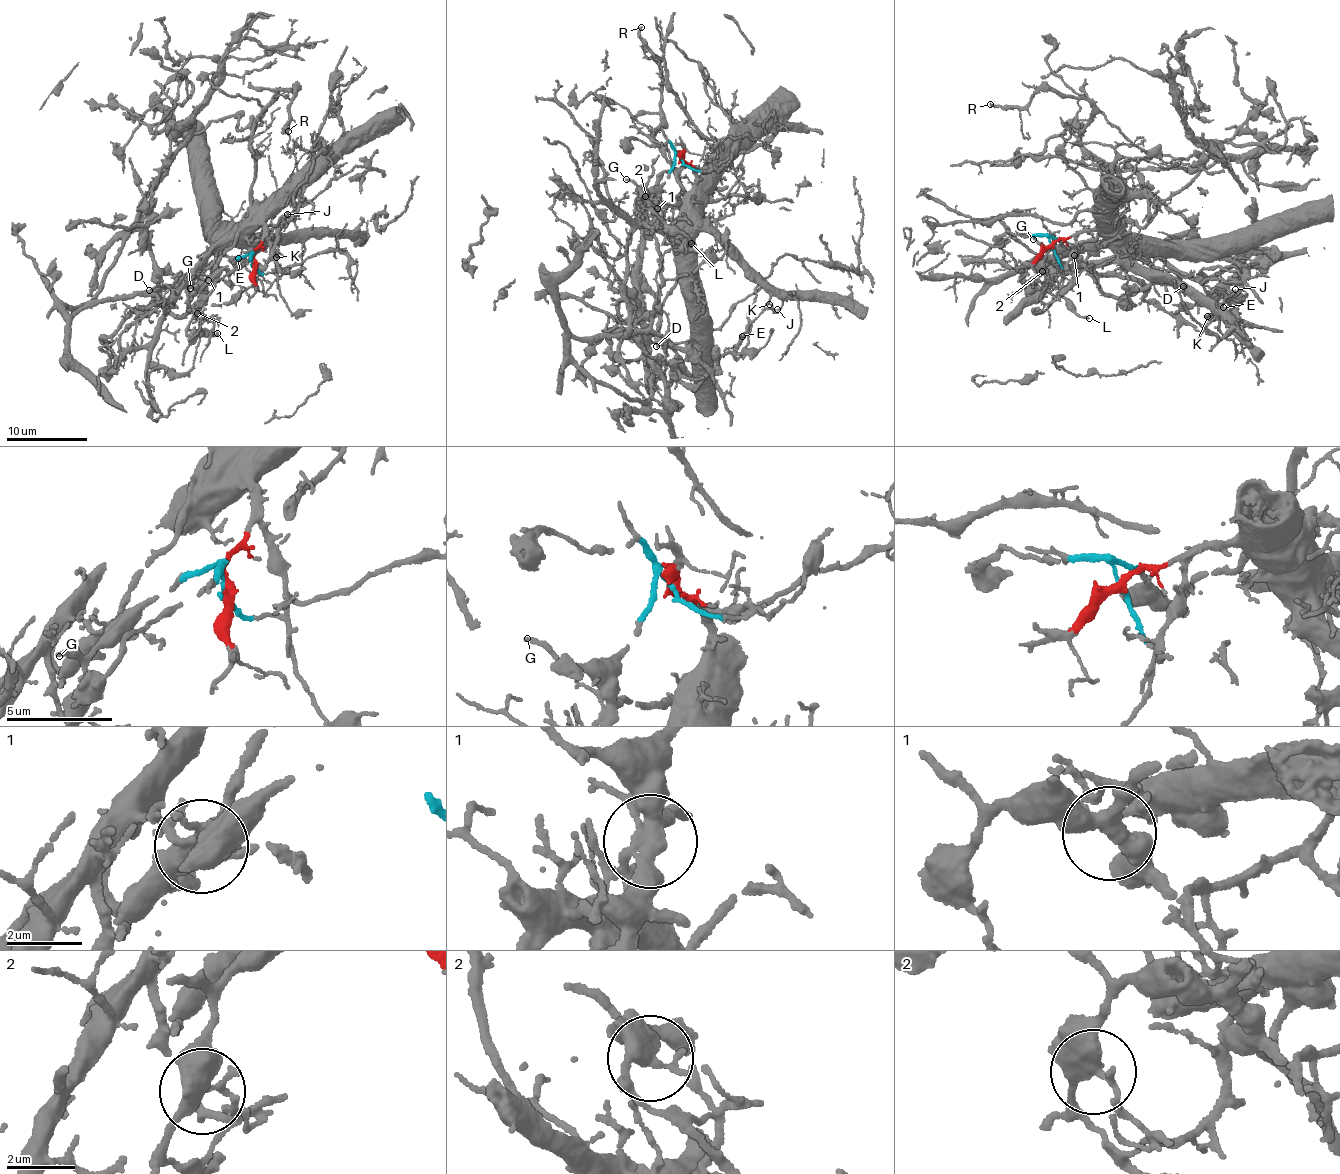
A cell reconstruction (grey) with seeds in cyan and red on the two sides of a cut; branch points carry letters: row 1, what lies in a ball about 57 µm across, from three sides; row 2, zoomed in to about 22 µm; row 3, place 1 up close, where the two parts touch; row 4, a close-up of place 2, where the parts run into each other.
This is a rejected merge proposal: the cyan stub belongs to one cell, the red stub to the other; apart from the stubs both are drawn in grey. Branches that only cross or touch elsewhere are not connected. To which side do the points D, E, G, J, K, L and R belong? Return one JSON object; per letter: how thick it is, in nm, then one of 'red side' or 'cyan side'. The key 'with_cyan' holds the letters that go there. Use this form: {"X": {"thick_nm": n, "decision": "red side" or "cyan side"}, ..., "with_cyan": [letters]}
{"D": {"thick_nm": 140, "decision": "cyan side"}, "E": {"thick_nm": 100, "decision": "red side"}, "G": {"thick_nm": 220, "decision": "cyan side"}, "J": {"thick_nm": 140, "decision": "red side"}, "K": {"thick_nm": 90, "decision": "red side"}, "L": {"thick_nm": 200, "decision": "cyan side"}, "R": {"thick_nm": 240, "decision": "red side"}, "with_cyan": ["D", "G", "L"]}

